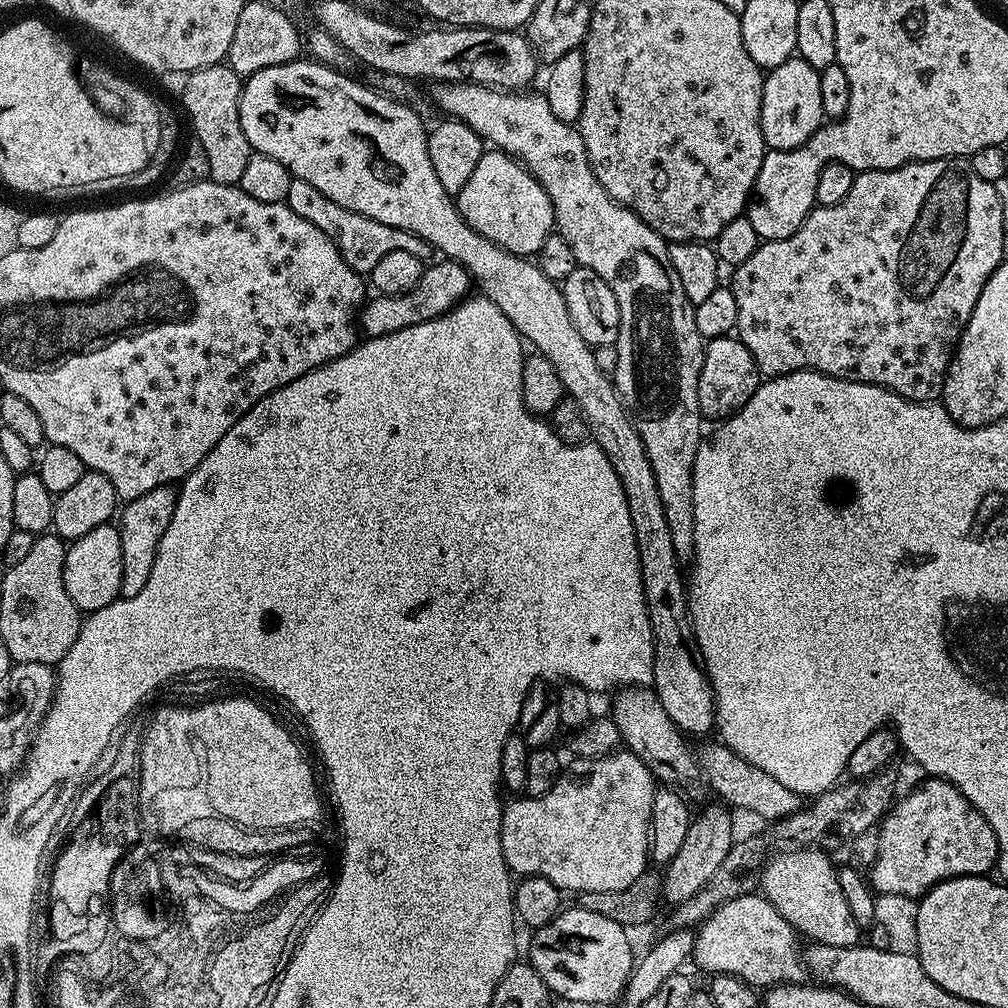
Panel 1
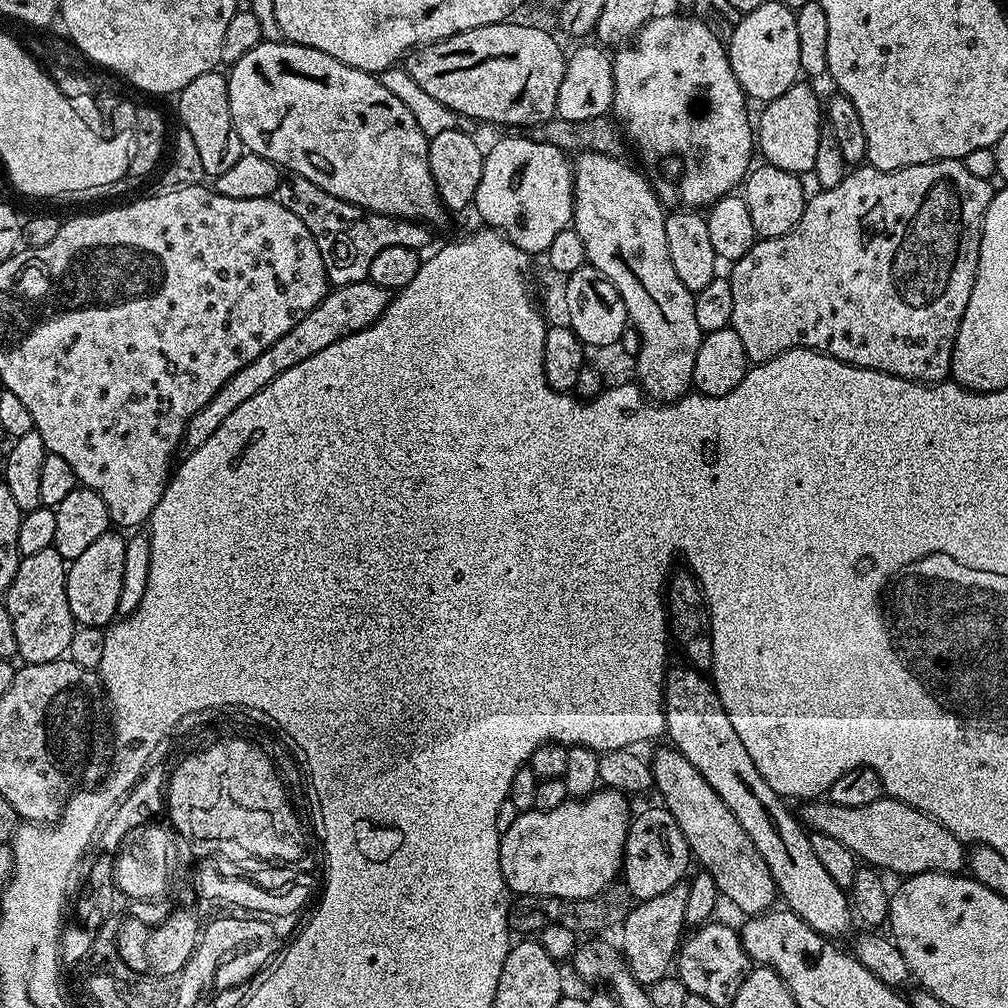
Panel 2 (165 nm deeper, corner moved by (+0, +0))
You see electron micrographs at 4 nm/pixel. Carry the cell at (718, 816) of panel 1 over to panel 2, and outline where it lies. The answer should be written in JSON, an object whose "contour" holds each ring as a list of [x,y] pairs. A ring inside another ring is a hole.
{"contour":[[[687,883],[675,884],[670,890],[666,890],[666,894],[658,894],[658,898],[639,901],[624,920],[622,931],[619,933],[620,940],[624,943],[622,955],[630,974],[634,974],[639,984],[651,986],[673,971],[682,937],[686,932],[684,919],[687,893]]]}

